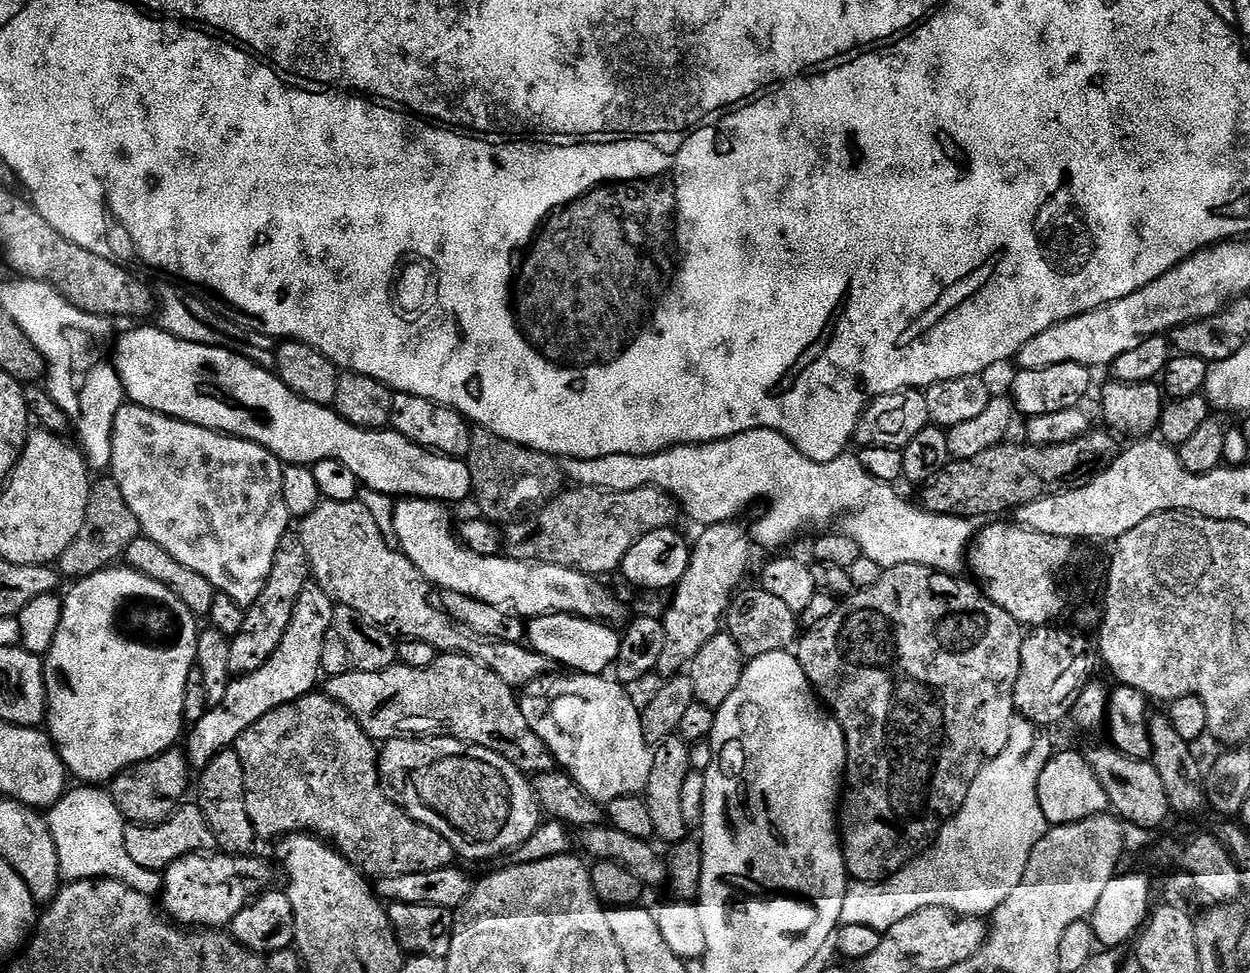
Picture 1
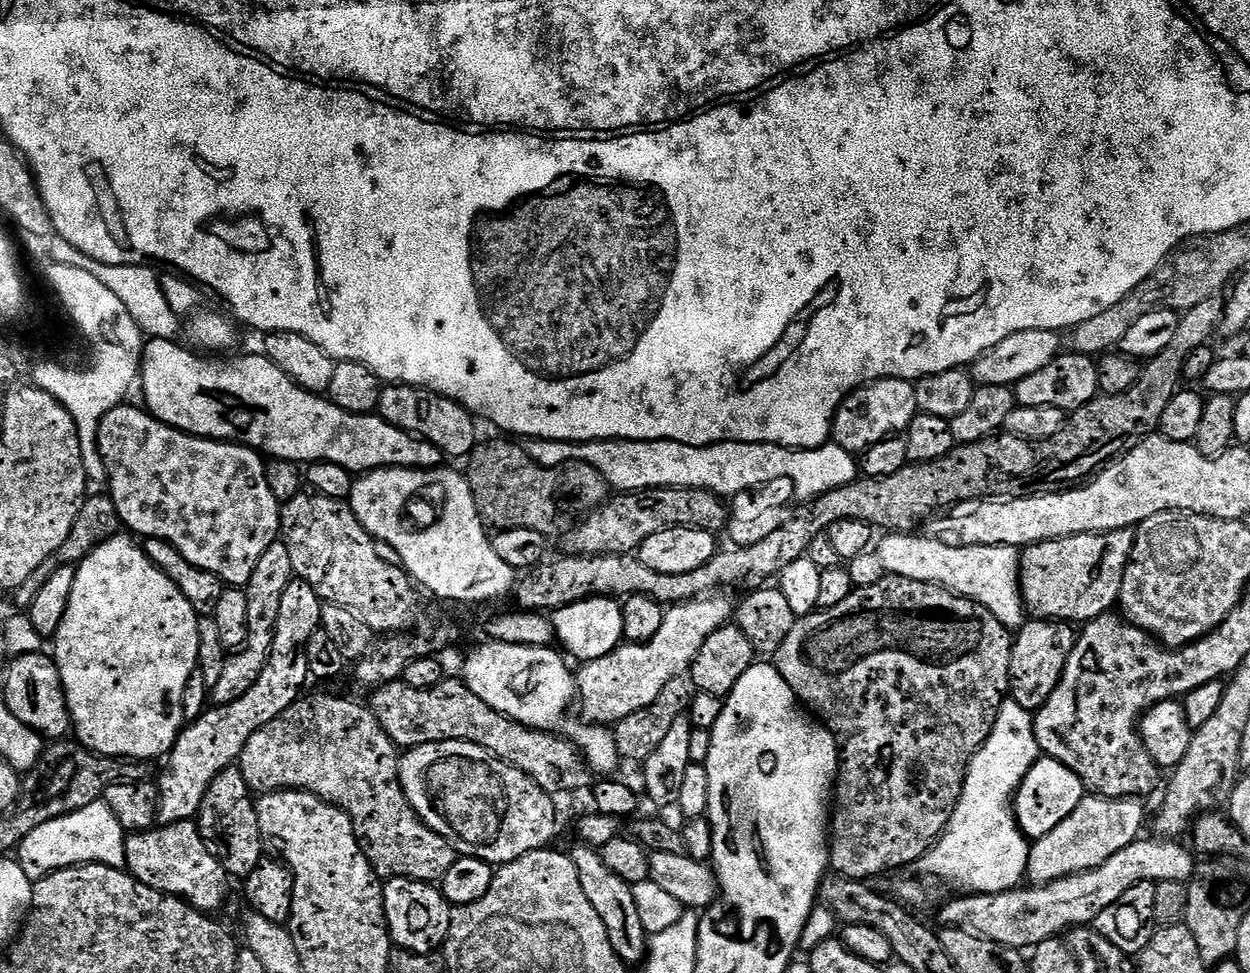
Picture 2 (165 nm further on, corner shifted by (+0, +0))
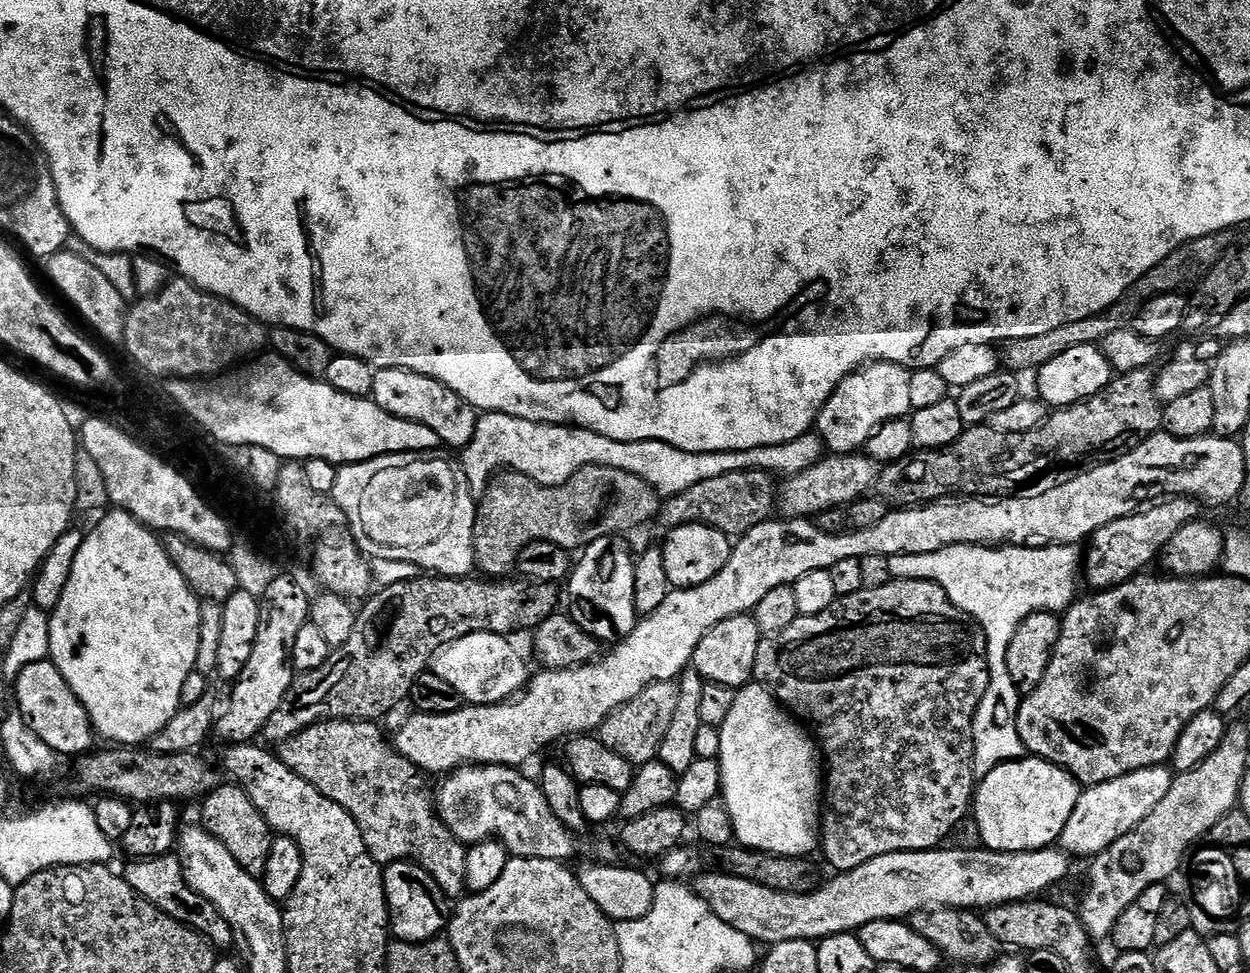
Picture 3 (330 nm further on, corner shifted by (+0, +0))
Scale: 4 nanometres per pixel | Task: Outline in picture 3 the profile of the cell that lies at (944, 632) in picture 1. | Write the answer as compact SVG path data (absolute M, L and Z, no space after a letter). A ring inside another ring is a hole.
M892 579L886 586L878 586L877 588L863 588L858 594L850 594L849 596L841 596L830 605L826 610L822 610L822 614L817 616L799 616L794 622L790 622L790 626L786 626L786 630L781 632L773 632L765 635L761 639L758 646L758 658L754 658L754 670L756 671L755 679L763 684L781 705L797 721L803 722L814 733L815 739L818 741L819 751L822 753L823 763L826 765L826 783L822 788L822 819L820 822L820 830L818 833L818 844L824 848L824 856L828 859L828 864L837 873L849 872L858 866L862 866L866 862L870 862L874 858L878 858L882 854L894 854L895 852L928 852L931 848L941 847L945 843L944 840L951 834L952 830L964 820L964 815L969 815L970 809L974 803L974 769L972 766L972 755L974 754L974 742L972 741L972 723L976 717L978 706L982 702L982 698L986 694L986 686L988 685L988 659L986 658L986 638L984 631L980 629L972 617L966 615L958 606L954 606L954 602L950 602L950 598L946 594L946 590L942 586L938 586L929 580L897 580Z

